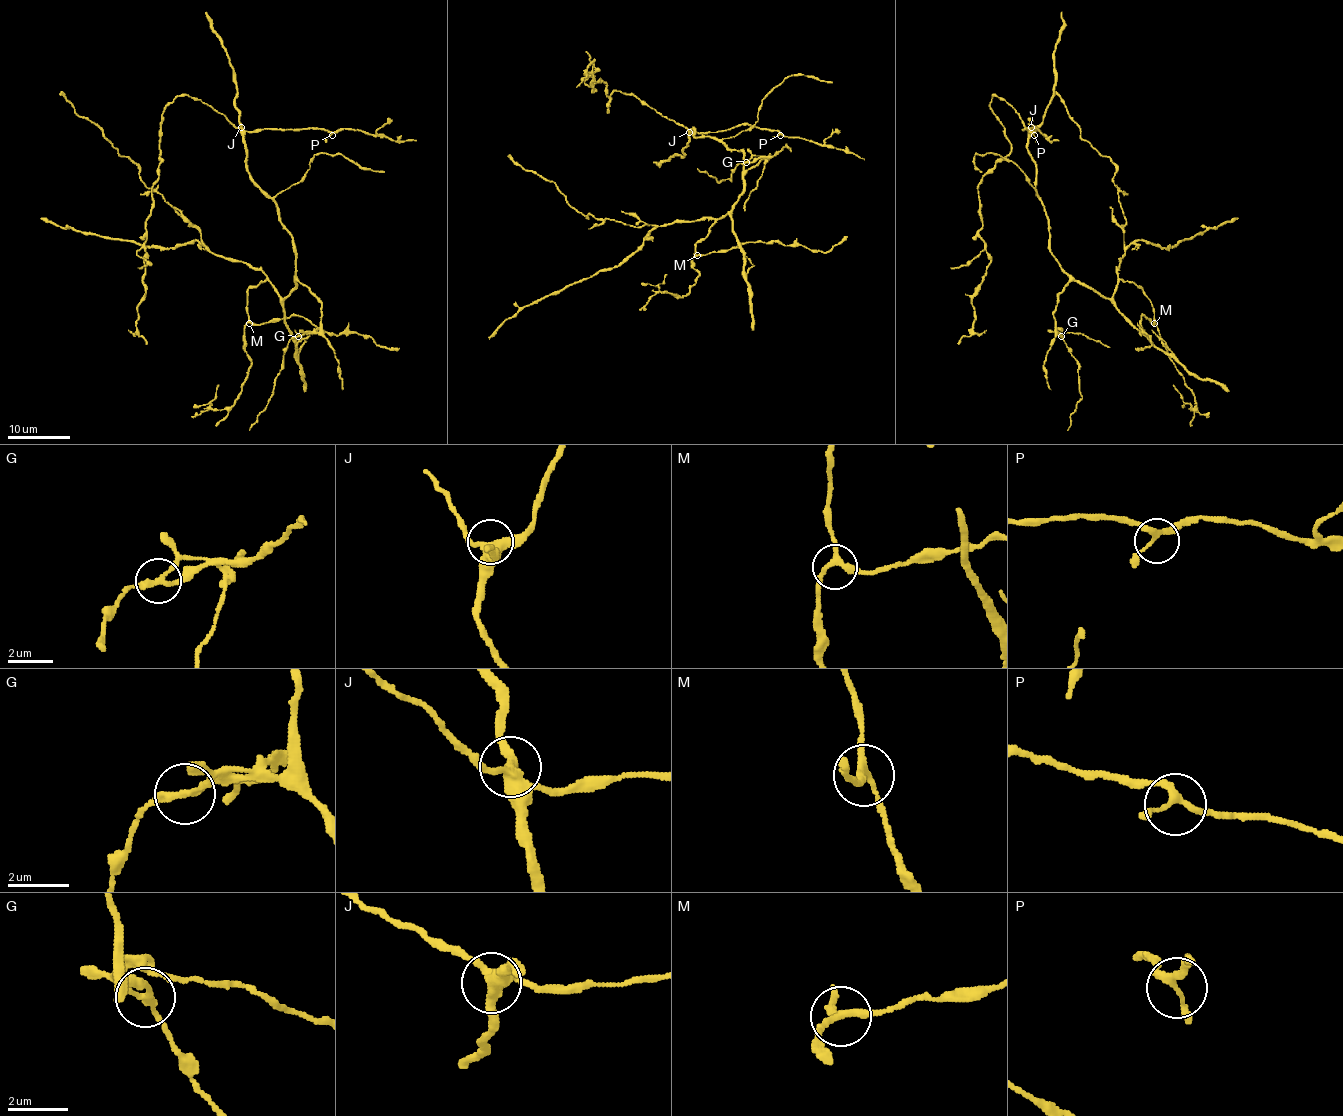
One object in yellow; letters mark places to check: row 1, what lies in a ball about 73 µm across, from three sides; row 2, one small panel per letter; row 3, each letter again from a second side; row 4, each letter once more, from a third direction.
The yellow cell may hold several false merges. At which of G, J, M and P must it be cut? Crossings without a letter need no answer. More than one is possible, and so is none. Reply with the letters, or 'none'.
G

